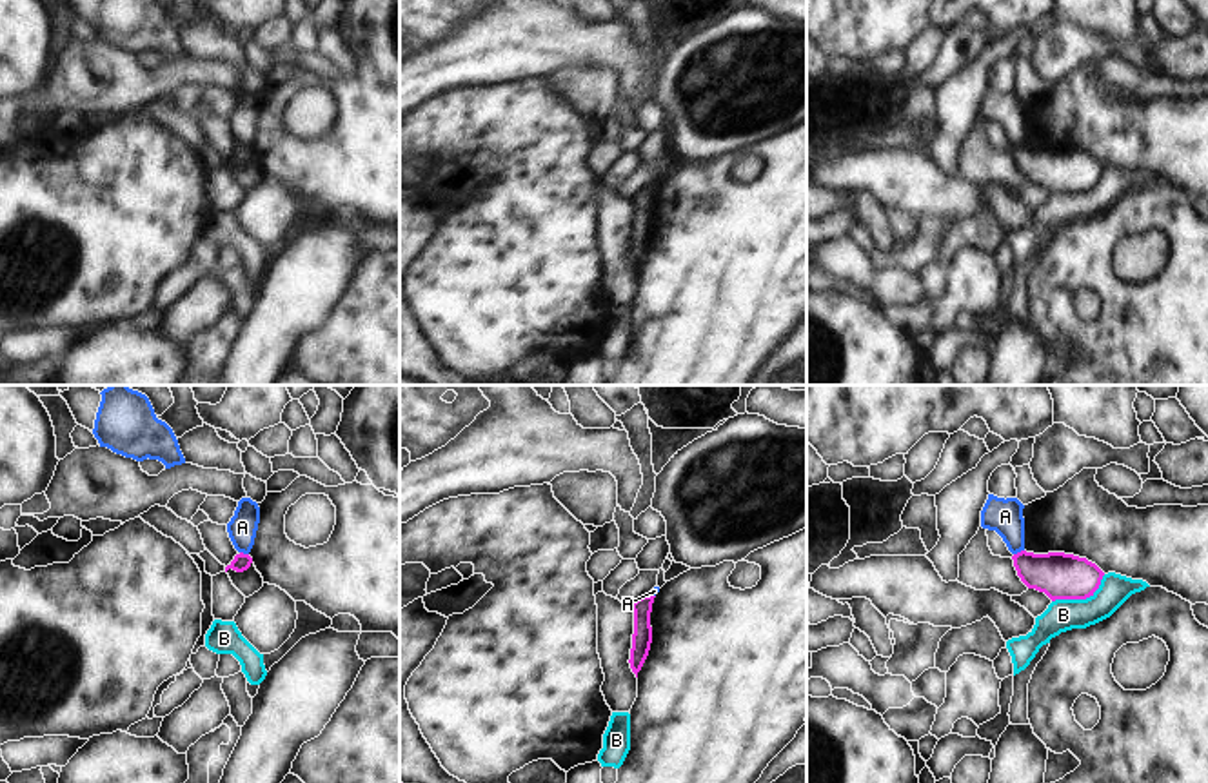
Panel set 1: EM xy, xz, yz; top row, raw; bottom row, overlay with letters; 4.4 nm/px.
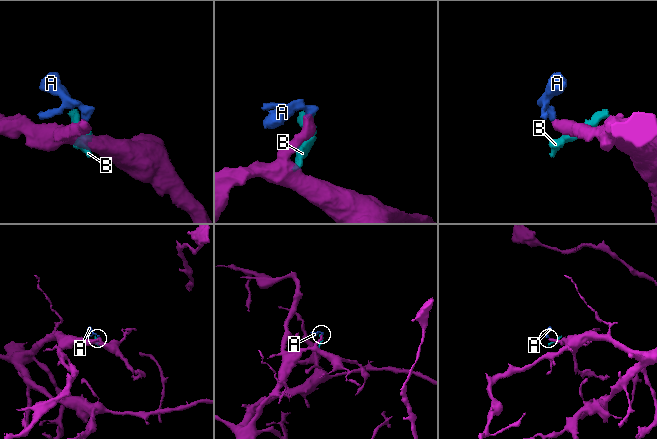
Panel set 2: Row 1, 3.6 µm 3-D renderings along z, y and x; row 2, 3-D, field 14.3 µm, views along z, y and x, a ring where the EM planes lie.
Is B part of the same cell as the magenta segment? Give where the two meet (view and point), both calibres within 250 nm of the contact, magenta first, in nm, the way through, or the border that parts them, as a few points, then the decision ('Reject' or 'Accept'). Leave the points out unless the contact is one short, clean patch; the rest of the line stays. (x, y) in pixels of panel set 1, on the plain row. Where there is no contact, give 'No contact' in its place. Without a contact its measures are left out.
Touches magenta at yz (1081, 191). Thickness 200 nm (magenta) against 140 nm. Reject

